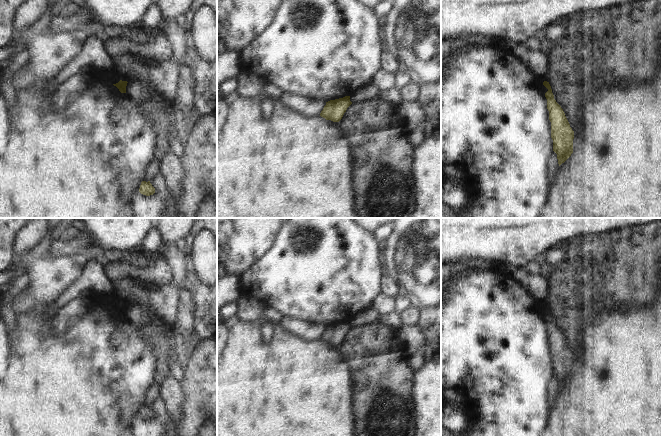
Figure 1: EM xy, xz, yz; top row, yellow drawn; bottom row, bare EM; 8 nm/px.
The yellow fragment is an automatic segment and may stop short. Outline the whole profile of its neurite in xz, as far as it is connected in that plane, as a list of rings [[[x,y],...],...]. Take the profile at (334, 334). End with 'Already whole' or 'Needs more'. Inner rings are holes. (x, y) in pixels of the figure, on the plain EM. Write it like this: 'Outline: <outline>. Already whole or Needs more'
Outline: [[[345,320],[343,322],[330,324],[326,326],[320,340],[326,344],[331,344],[333,346],[339,346],[347,332],[352,328],[350,325],[350,320]]]. Already whole

